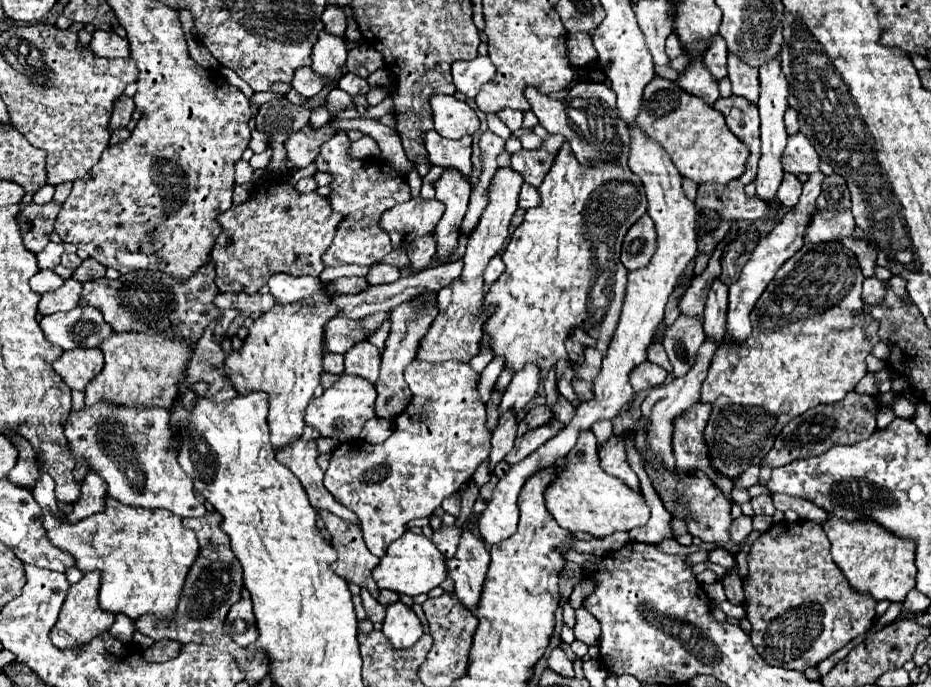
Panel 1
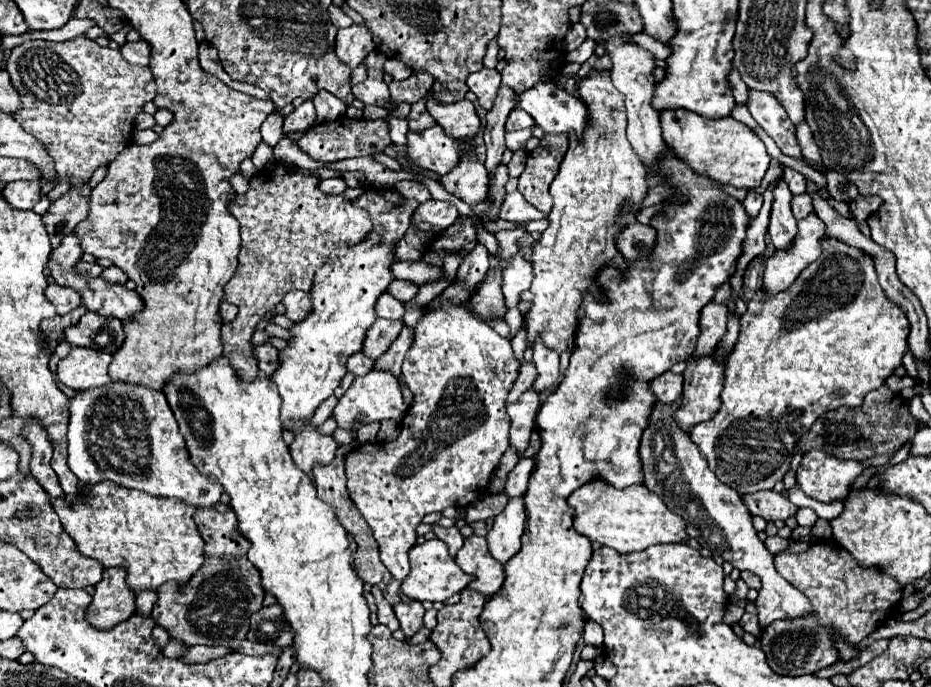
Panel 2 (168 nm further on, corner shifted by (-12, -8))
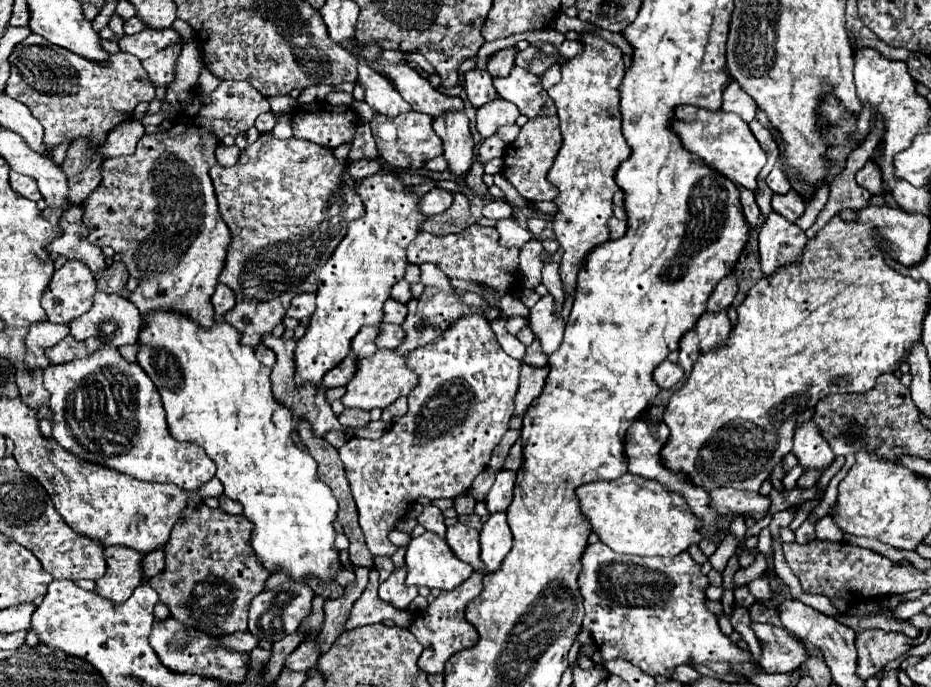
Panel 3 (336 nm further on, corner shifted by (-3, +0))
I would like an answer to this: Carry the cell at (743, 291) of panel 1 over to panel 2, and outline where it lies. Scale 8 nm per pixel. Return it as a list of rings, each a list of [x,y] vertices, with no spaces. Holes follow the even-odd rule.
[[[809,214],[807,218],[797,222],[797,238],[789,250],[775,250],[773,256],[765,260],[763,274],[763,298],[771,298],[779,290],[789,288],[797,274],[821,254],[821,238],[825,238],[825,224],[817,218],[817,214]]]

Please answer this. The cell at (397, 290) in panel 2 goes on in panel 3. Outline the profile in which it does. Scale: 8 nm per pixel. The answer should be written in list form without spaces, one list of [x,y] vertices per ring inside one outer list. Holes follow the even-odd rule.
[[[400,280],[394,288],[392,288],[392,298],[406,304],[412,300],[412,292],[410,292],[410,284],[406,280]]]

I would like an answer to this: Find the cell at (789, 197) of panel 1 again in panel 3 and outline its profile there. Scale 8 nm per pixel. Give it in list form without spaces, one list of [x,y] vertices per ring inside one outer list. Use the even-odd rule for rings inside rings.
[[[790,190],[790,194],[786,194],[786,196],[774,196],[772,198],[772,210],[776,212],[776,214],[780,214],[782,218],[786,218],[788,222],[794,222],[794,220],[798,220],[802,214],[804,214],[804,202],[802,202],[802,198],[796,194],[796,192],[792,192]]]

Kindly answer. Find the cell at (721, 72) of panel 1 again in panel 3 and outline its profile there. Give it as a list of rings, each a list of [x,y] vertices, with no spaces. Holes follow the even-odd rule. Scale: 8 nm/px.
[[[732,80],[726,90],[724,90],[724,112],[734,112],[738,114],[744,122],[752,122],[756,118],[756,104],[752,98]]]

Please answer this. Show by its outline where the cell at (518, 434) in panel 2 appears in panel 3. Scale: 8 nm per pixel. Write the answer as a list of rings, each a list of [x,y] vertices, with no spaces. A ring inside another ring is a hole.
[[[522,362],[522,372],[520,372],[520,388],[518,394],[514,398],[516,404],[516,412],[514,414],[524,414],[528,410],[528,406],[542,394],[544,388],[544,380],[548,376],[548,366],[544,368],[532,368],[528,364]]]

